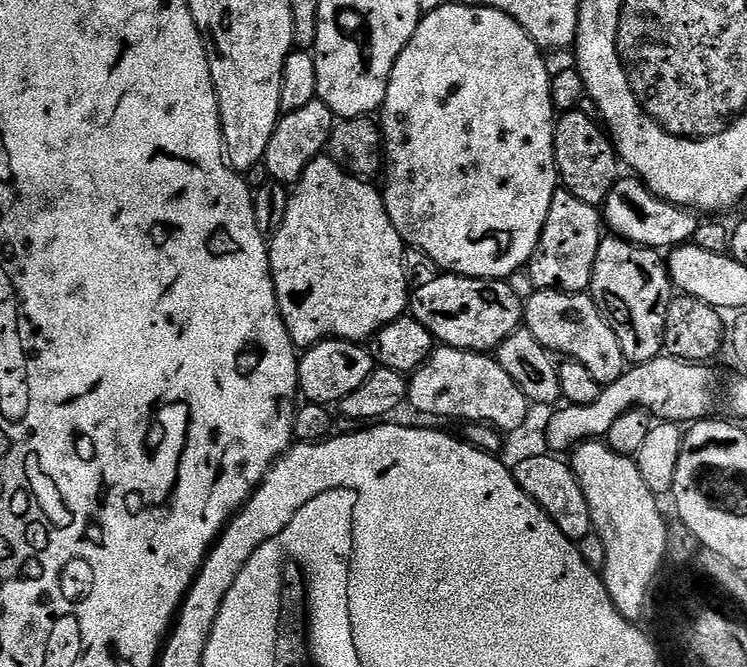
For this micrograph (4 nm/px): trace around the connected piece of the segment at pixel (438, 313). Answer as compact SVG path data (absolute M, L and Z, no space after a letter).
M440 274L437 280L428 280L420 289L415 289L414 296L420 299L422 323L433 341L449 348L457 348L463 352L491 353L499 348L504 340L510 338L522 324L522 300L516 297L511 283L504 280L479 280L473 276L457 276Z

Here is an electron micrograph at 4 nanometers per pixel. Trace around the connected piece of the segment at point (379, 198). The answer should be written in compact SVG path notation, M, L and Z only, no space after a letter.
M321 154L310 162L310 166L306 166L304 177L296 181L294 185L294 191L296 191L296 193L289 198L288 209L285 210L284 216L282 212L282 219L279 221L278 227L274 232L276 237L274 237L273 240L271 237L268 261L272 267L272 281L276 287L276 297L278 298L280 313L284 319L286 330L290 334L292 341L296 343L297 349L310 349L314 347L319 340L334 339L368 342L390 322L401 319L401 317L407 313L404 311L408 308L410 288L408 292L408 272L404 269L404 251L406 251L406 245L403 238L398 234L396 227L390 222L381 189L377 187L377 185L375 188L372 184L375 183L369 182L367 179L359 176L353 176L351 172L344 171L331 156Z

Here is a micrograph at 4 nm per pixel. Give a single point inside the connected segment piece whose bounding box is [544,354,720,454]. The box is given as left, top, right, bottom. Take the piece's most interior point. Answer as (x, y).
(675, 391)

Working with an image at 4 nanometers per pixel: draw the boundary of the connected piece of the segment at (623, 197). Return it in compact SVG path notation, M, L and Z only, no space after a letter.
M639 178L624 179L617 179L602 205L602 220L611 235L643 248L657 250L673 250L693 239L702 223L701 217L693 209L680 208L664 197L654 195Z

